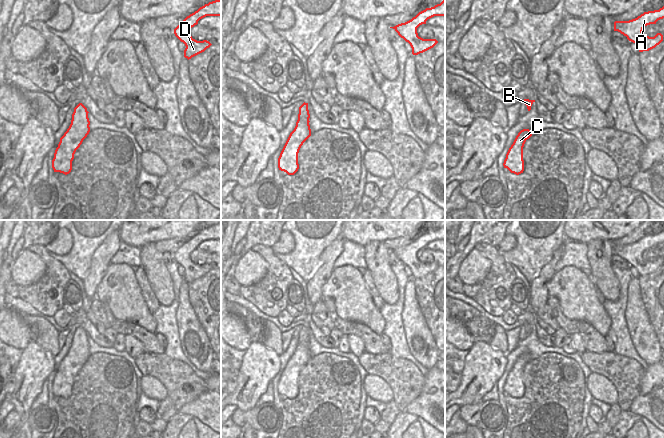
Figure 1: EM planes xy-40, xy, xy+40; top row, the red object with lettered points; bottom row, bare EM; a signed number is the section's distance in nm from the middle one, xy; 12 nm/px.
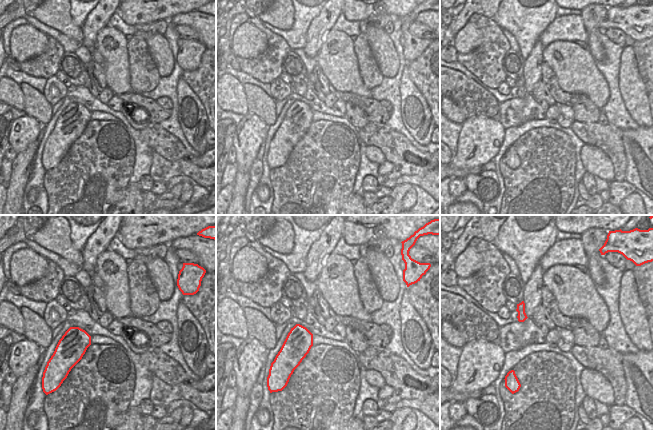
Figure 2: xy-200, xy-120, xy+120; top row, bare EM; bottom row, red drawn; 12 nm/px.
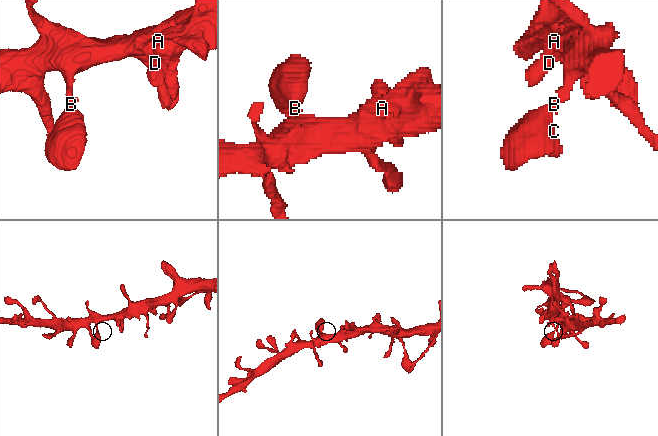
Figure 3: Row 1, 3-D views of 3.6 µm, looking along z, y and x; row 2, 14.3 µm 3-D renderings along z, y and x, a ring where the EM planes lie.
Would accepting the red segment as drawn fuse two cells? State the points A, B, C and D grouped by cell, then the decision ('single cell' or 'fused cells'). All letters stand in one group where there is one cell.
groups A B C D; single cell

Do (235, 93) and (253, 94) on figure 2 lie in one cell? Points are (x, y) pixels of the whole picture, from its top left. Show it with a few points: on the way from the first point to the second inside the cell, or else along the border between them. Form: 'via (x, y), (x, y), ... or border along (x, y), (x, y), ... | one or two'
border along (242, 85), (249, 112) | two

